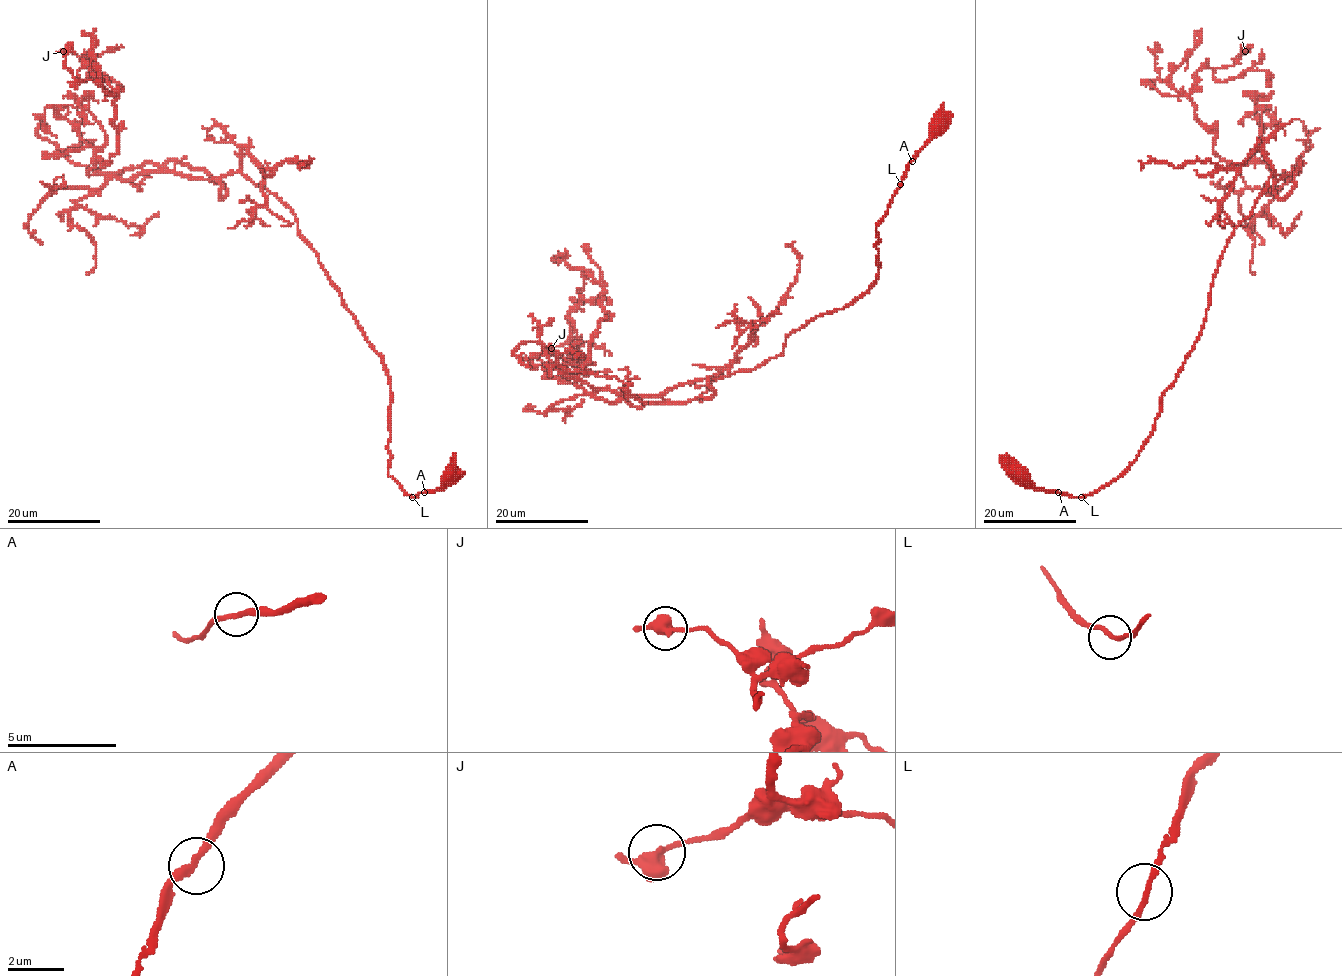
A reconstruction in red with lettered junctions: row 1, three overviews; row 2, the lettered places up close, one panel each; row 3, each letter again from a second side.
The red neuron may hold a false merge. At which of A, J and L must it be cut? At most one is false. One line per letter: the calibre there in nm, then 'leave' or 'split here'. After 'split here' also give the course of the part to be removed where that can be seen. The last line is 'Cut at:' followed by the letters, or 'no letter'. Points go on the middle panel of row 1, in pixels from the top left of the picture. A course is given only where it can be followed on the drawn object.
A: 240 nm | leave
J: 480 nm | leave
L: 180 nm | leave
Cut at: no letter

